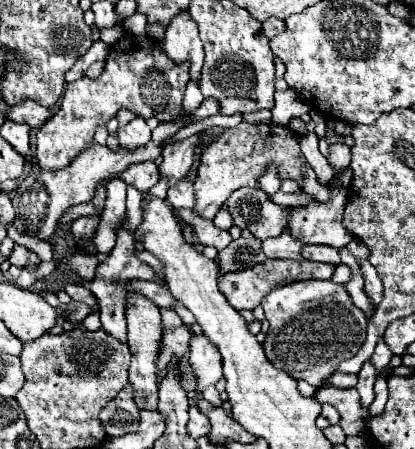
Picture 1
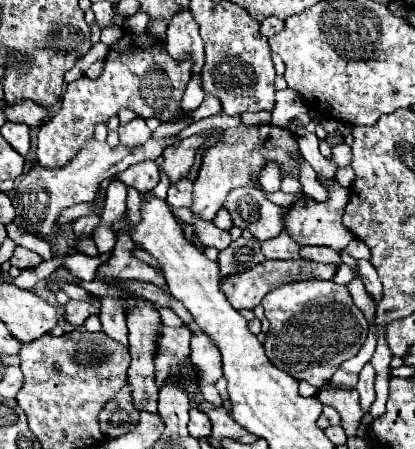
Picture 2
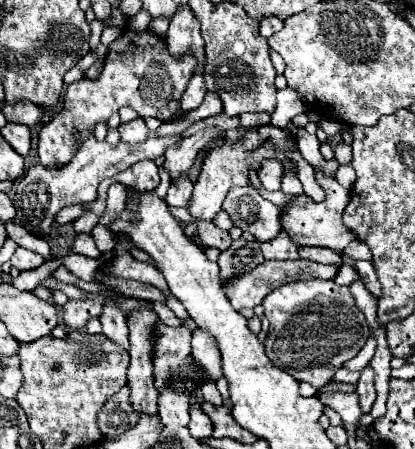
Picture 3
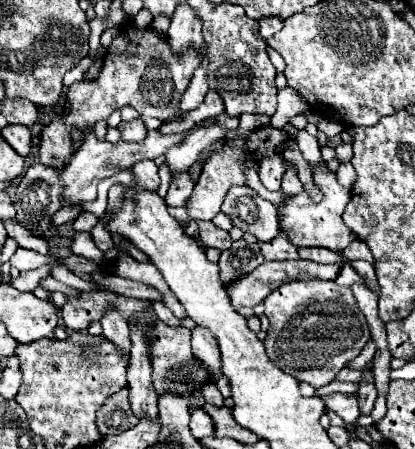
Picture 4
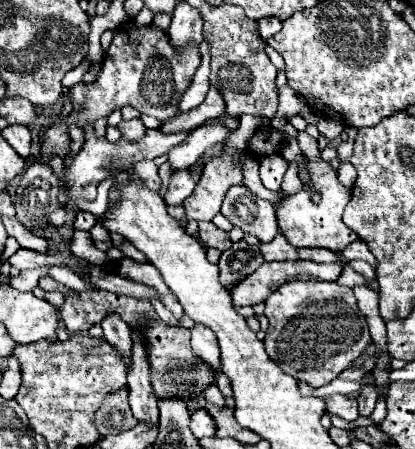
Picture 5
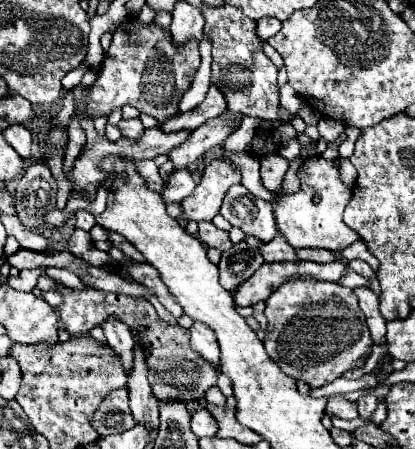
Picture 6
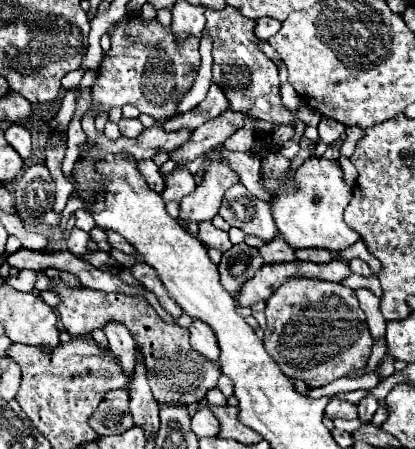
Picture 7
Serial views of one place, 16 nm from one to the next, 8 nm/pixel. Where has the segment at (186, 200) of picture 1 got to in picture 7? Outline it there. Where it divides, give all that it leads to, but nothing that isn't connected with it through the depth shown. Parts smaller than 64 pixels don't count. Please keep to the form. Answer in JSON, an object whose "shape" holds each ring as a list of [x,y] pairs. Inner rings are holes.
{"shape":[[[176,168],[166,178],[166,190],[164,190],[162,198],[166,202],[180,202],[184,196],[192,194],[194,188],[196,188],[196,182],[194,182],[192,174],[186,168]]]}

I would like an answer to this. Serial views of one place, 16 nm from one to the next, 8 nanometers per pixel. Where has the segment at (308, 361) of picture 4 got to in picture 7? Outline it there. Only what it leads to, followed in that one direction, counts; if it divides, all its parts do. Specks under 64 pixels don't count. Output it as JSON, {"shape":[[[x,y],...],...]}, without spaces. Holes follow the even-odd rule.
{"shape":[[[292,278],[284,282],[268,300],[266,300],[266,320],[268,328],[264,334],[266,352],[274,358],[280,370],[286,376],[304,380],[310,388],[326,386],[336,378],[346,376],[352,370],[360,370],[366,366],[370,356],[370,348],[374,344],[364,312],[358,306],[354,290],[338,284],[338,282],[322,282],[322,280],[308,280],[308,278]]]}

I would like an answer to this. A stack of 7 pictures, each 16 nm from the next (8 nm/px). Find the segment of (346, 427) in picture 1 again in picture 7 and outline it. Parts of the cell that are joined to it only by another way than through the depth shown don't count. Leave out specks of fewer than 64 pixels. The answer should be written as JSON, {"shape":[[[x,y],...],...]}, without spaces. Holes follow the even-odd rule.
{"shape":[[[332,396],[328,406],[326,406],[326,416],[328,418],[346,418],[346,420],[354,420],[358,418],[358,412],[356,412],[356,404],[348,402],[348,400],[342,400],[338,396]]]}

